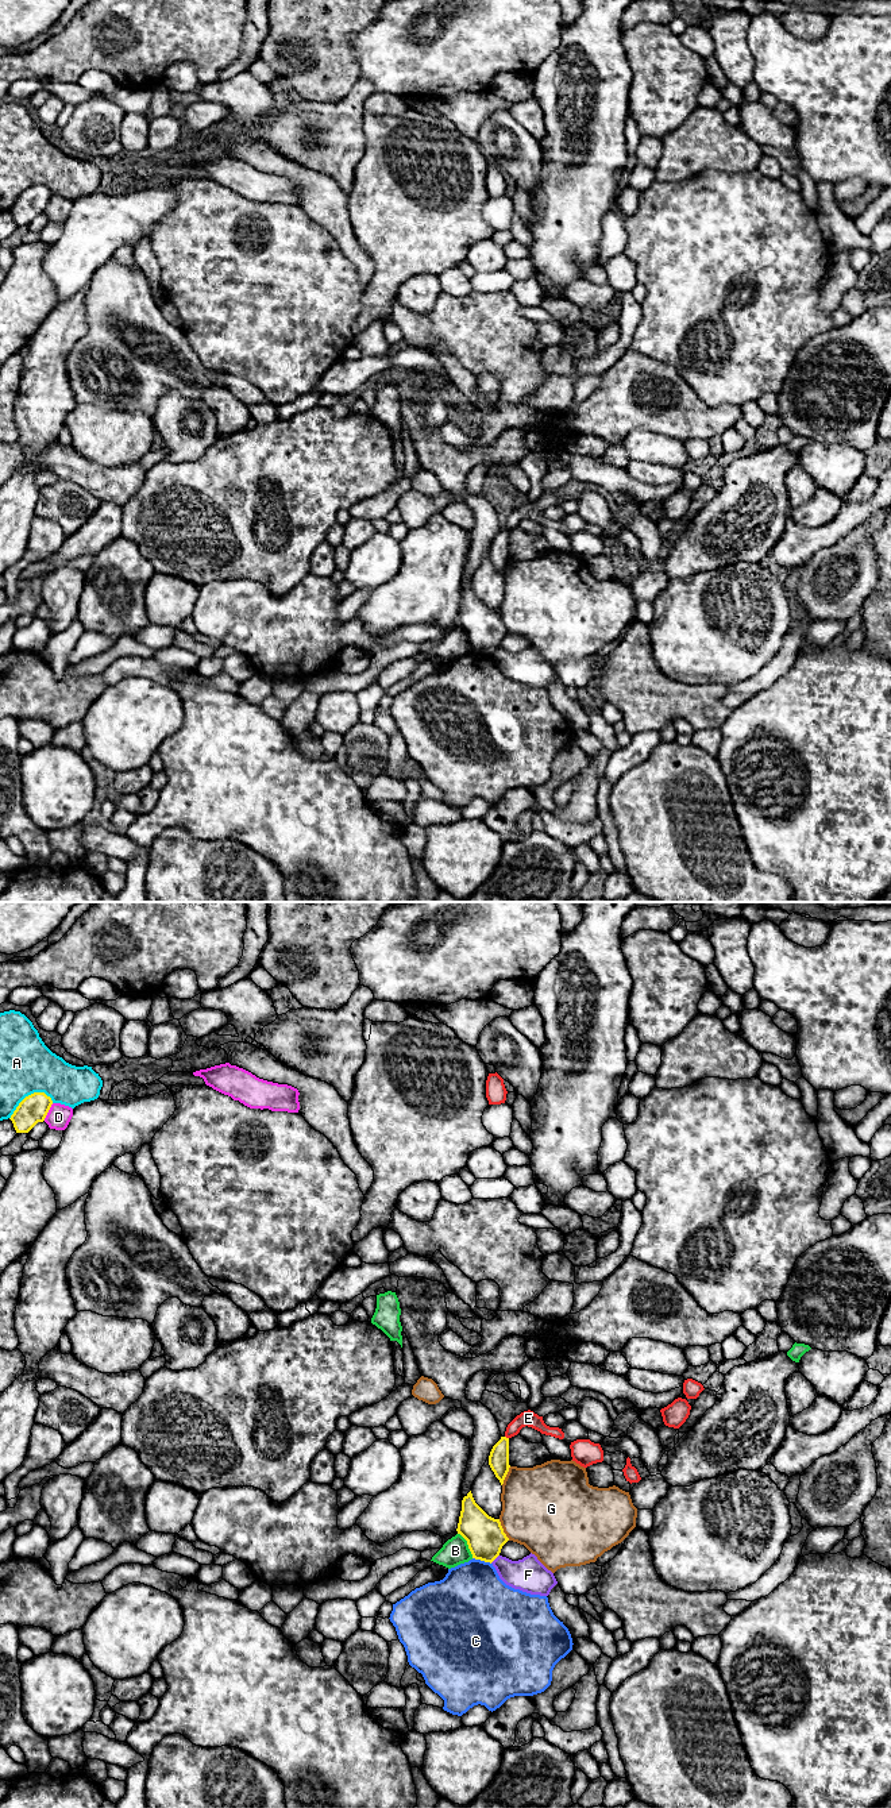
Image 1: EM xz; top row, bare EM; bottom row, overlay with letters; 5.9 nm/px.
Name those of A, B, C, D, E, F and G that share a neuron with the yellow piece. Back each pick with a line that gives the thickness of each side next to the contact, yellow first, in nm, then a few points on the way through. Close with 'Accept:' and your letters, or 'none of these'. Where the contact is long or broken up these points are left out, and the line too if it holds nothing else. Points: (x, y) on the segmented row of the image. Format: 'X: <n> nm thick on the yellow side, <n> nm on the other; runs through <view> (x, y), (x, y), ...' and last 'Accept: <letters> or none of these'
Accept: none of these

